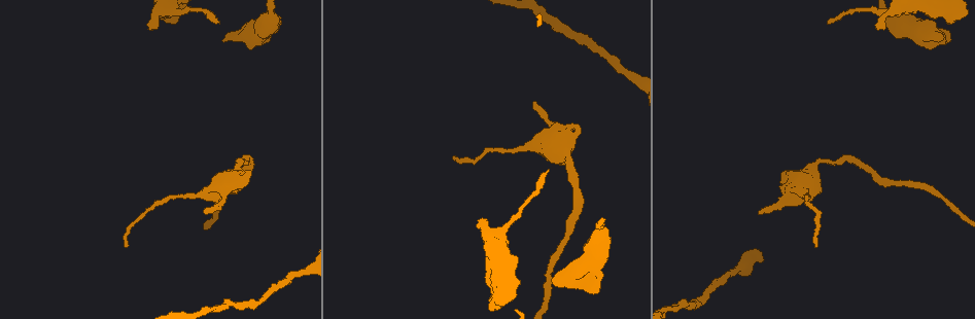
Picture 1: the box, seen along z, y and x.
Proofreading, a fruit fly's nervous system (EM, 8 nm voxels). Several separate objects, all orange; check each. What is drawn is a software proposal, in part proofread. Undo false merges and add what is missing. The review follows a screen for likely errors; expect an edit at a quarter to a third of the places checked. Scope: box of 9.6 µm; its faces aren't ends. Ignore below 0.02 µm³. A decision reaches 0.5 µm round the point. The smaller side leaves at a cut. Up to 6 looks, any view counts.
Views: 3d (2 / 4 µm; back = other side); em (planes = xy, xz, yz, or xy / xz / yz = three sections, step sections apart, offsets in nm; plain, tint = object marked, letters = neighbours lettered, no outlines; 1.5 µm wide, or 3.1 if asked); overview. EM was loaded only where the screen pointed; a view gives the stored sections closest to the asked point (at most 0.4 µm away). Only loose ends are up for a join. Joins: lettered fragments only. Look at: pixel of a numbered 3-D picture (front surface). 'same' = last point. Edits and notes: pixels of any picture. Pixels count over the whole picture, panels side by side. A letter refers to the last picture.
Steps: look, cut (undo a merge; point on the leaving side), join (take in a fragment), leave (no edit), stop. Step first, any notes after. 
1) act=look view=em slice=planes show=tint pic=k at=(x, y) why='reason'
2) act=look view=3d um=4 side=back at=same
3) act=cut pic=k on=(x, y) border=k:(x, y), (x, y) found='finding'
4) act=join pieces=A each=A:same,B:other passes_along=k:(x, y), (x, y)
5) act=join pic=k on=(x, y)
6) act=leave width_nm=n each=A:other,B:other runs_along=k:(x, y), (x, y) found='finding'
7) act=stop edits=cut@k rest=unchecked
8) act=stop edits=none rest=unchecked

act=look view=3d um=4 pic=1 at=(480, 222) why='free end'

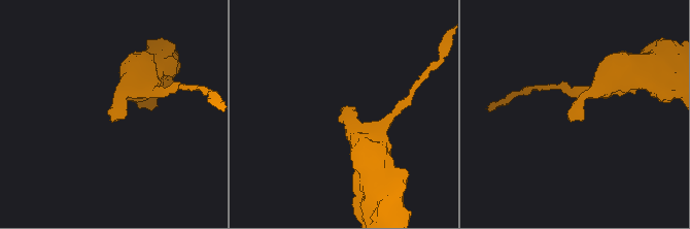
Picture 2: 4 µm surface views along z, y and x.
act=look view=em slice=yz step=4 show=letters pic=2 at=(113, 120) why='now the EM'

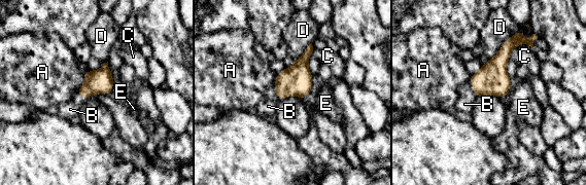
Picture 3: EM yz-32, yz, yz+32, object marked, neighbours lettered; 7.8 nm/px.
act=look view=em slice=planes show=letters at=same

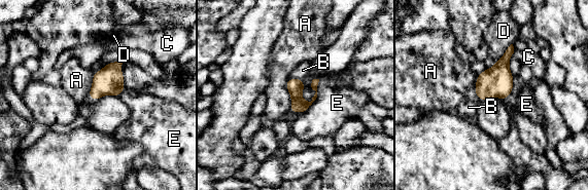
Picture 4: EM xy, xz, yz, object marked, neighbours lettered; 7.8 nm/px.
act=join pieces=B each=A:other,B:same,C:other,D:other,E:other found='it goes on there'

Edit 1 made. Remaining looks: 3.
act=look view=3d um=2 side=back pic=1 at=(555, 284) why='an open end'

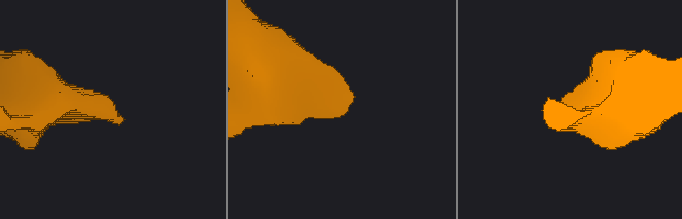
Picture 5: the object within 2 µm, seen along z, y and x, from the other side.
act=look view=em slice=planes show=letters pic=5 at=(346, 106) why='now the EM'

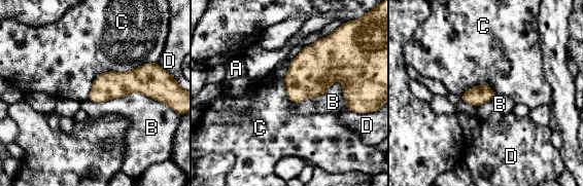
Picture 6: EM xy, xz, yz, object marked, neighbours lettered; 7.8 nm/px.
act=leave longest_contact=C:600nm each=A:other,B:other,C:other,D:other border=6:(157, 62), (100, 73), (87, 99) found='none of them fits'

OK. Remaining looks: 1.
act=stop edits=join@4 rest=unchecked

